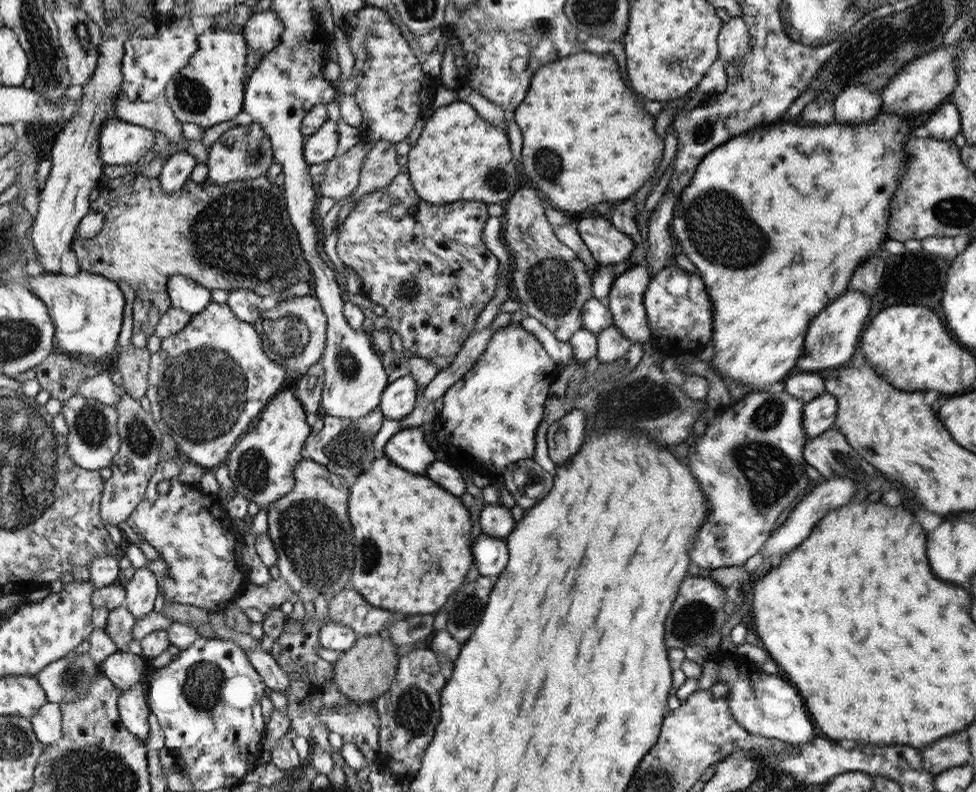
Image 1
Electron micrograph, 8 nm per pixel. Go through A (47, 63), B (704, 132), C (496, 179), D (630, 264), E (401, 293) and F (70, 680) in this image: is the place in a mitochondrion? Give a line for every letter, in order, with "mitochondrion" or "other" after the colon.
A: mitochondrion
B: mitochondrion
C: mitochondrion
D: other
E: mitochondrion
F: mitochondrion

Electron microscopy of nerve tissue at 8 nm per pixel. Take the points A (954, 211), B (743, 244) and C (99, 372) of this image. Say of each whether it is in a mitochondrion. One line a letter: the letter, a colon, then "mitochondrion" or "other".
A: mitochondrion
B: mitochondrion
C: other

